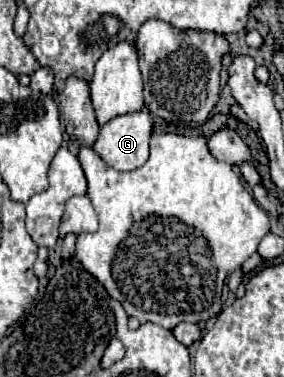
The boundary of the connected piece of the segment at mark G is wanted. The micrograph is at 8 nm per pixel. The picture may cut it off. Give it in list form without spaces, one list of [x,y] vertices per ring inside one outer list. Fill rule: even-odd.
[[[146,110],[116,116],[100,128],[94,152],[112,168],[130,172],[148,160],[152,118]]]

